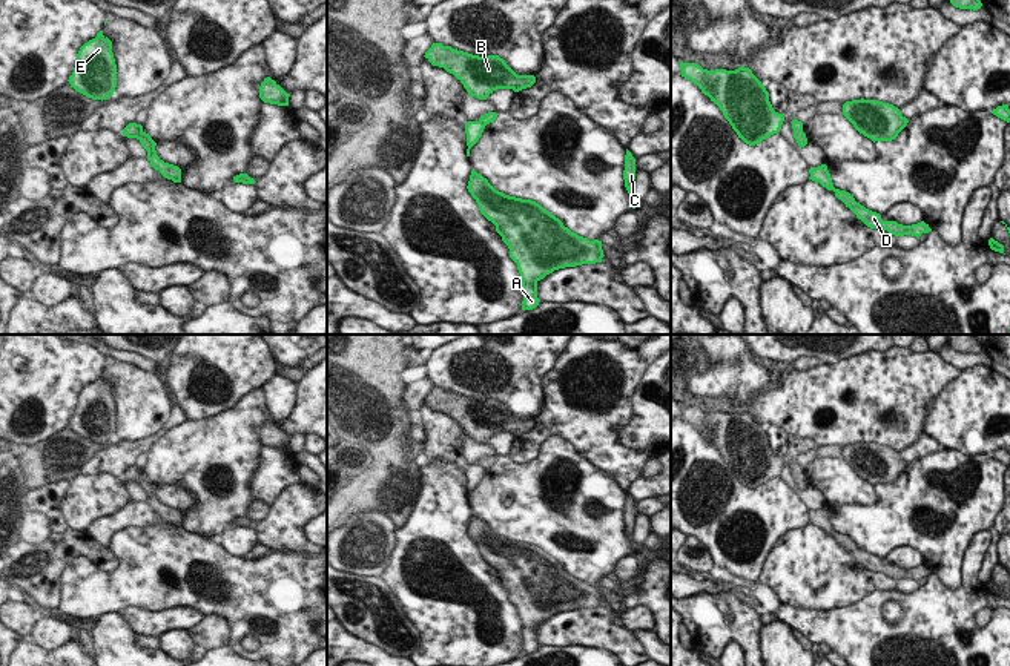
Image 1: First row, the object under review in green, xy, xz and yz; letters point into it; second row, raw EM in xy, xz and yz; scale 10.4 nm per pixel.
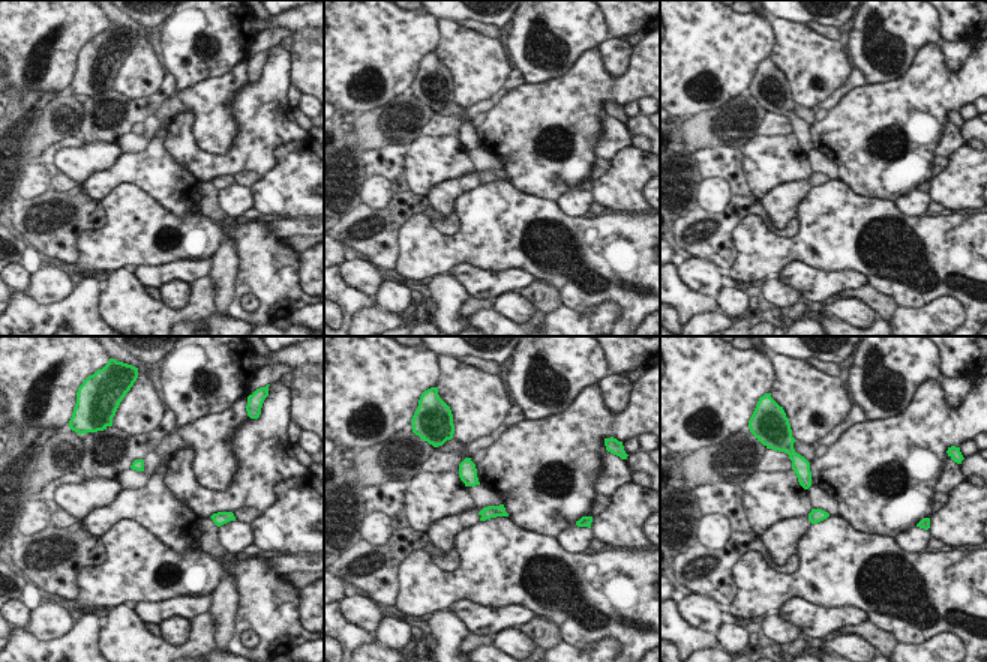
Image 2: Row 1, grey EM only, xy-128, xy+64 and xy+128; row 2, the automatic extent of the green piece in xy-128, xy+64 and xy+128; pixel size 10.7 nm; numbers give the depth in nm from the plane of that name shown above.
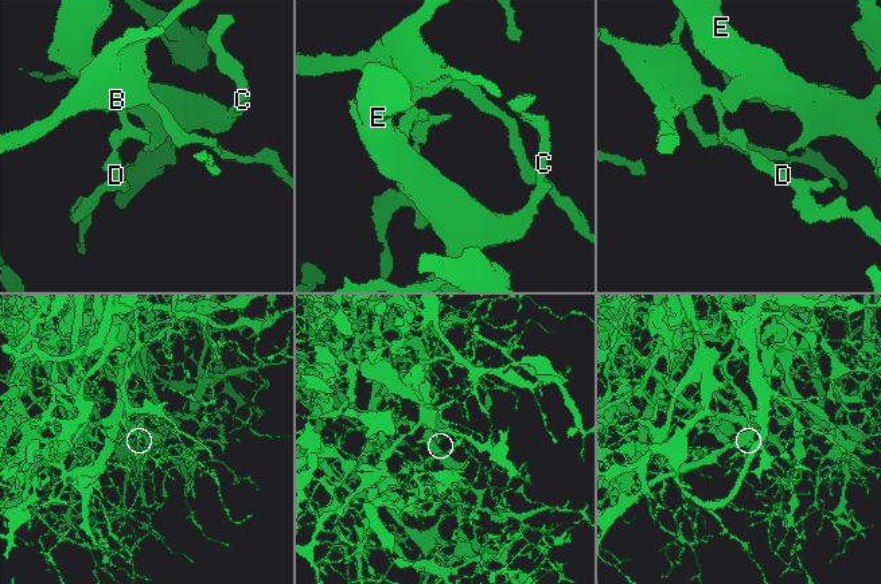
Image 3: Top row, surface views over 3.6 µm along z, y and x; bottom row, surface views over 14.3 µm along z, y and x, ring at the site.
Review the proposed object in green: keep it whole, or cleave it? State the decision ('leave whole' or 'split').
split

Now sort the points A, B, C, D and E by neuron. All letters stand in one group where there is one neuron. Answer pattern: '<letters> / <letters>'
A C E / B D

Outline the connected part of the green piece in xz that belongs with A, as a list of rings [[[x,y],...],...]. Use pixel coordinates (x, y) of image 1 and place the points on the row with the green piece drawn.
[[[471,170],[467,186],[480,213],[496,226],[522,279],[522,310],[539,305],[537,282],[554,270],[602,262],[602,241],[579,236],[539,203],[505,195]]]

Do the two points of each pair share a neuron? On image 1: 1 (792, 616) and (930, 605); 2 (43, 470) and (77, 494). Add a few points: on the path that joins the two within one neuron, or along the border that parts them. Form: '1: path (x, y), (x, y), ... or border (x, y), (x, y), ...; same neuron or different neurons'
1: path (826, 626), (855, 633), (897, 633); same neuron
2: border (79, 473), (71, 481); different neurons

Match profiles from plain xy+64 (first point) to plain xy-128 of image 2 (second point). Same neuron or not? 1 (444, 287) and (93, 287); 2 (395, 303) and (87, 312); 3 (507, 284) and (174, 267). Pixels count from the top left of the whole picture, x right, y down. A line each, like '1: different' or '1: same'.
1: different
2: different
3: same

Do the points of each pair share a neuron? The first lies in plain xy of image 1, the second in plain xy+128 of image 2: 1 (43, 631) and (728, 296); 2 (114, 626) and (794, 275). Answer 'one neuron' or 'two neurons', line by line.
1: one neuron
2: two neurons

